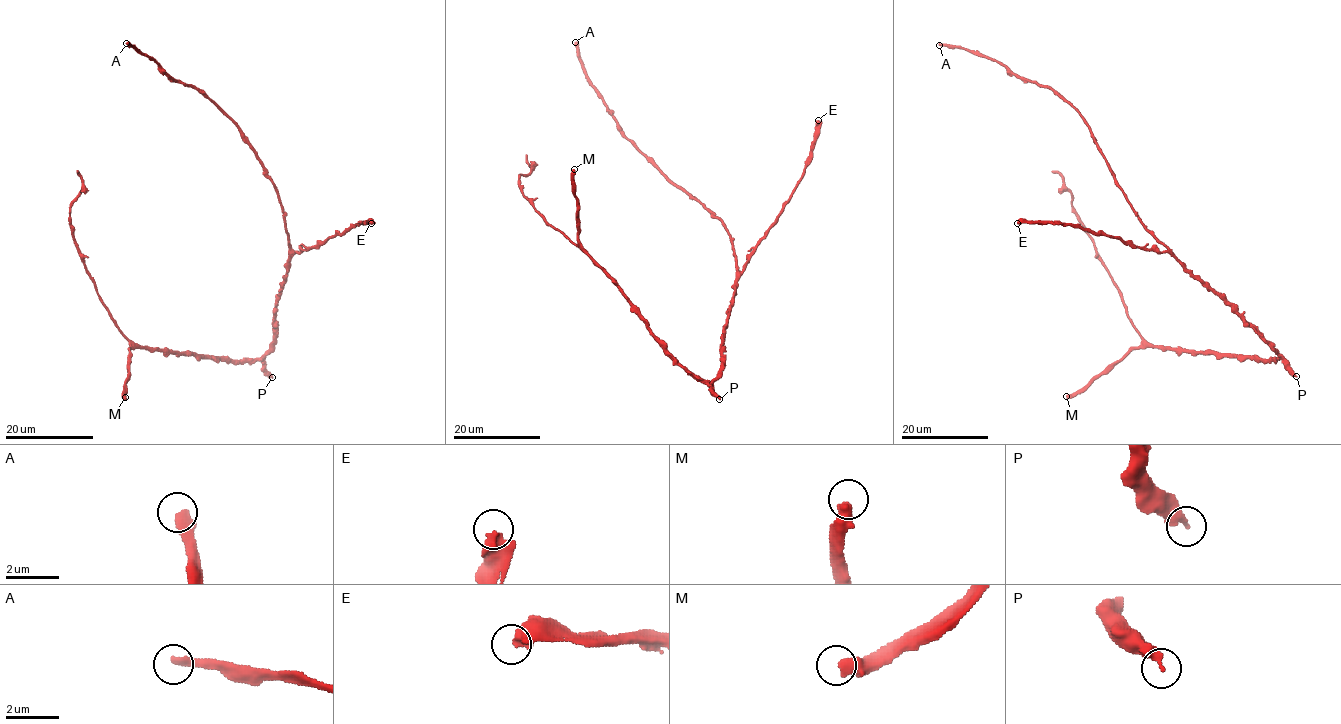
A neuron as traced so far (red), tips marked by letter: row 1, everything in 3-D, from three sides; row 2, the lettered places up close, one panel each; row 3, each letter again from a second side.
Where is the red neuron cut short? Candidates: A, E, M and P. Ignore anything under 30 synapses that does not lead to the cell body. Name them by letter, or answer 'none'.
M

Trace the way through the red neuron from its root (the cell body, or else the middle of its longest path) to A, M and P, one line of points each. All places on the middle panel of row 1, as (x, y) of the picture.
A: (721, 343), (737, 276), (730, 236), (716, 216), (676, 187), (624, 135), (587, 76), (575, 42)
M: (721, 343), (721, 369), (711, 382), (694, 378), (654, 335), (639, 310), (580, 245), (574, 169)
P: (721, 343), (721, 370), (712, 385), (712, 390), (719, 399)

